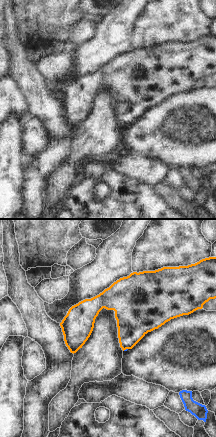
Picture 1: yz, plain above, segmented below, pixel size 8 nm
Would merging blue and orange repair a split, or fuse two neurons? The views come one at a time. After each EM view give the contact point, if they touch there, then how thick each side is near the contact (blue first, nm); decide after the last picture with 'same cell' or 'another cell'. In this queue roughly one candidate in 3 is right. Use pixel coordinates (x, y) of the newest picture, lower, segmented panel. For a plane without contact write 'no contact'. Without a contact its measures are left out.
meets blue at (126, 349); 20 nm thick on the blue side, 280 nm on the other

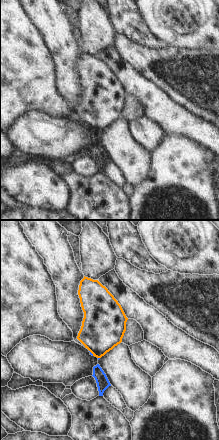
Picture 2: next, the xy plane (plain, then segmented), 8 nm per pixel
meets blue at (91, 353); 20 nm thick on the blue side, 340 nm on the other

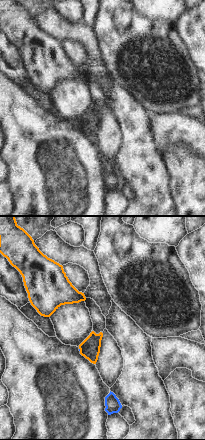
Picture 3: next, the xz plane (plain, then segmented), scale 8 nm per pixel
no contact

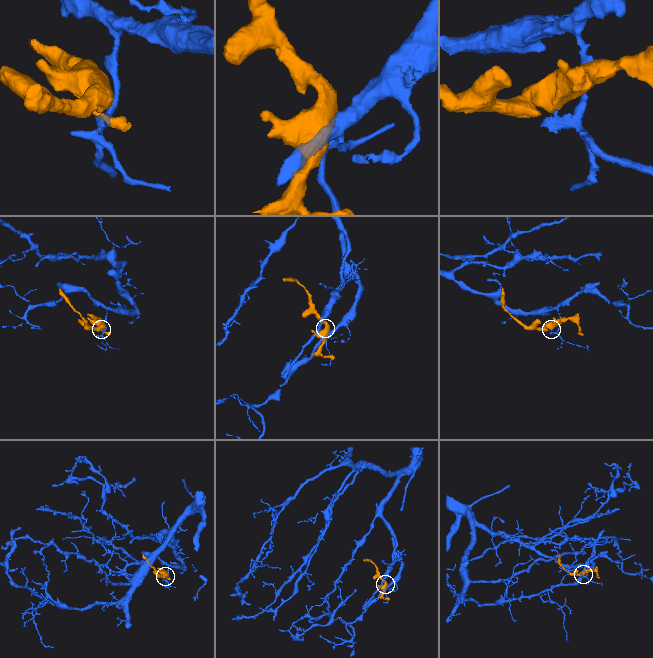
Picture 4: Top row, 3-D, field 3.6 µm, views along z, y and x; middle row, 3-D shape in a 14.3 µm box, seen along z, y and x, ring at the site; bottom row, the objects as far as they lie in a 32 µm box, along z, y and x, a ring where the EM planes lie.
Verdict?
another cell

